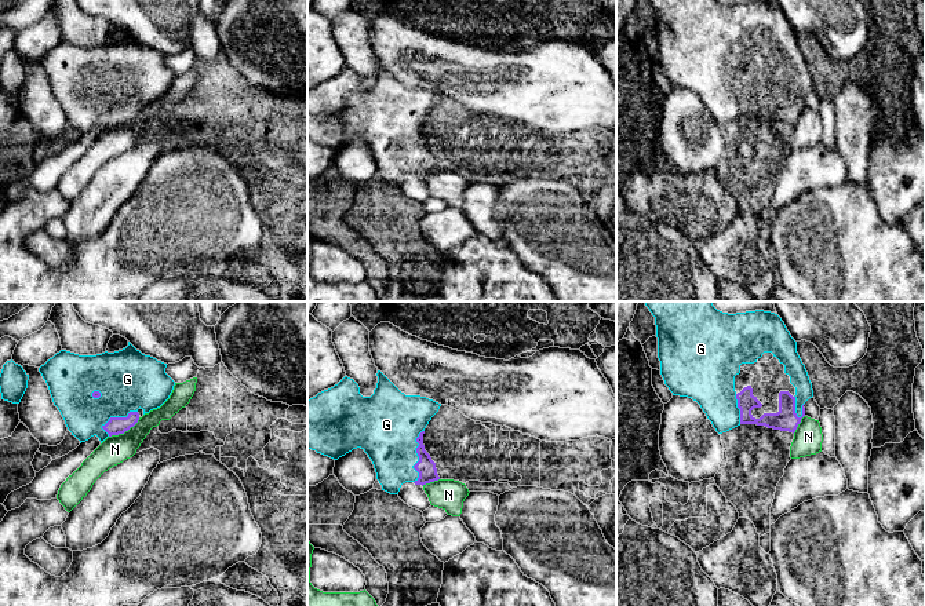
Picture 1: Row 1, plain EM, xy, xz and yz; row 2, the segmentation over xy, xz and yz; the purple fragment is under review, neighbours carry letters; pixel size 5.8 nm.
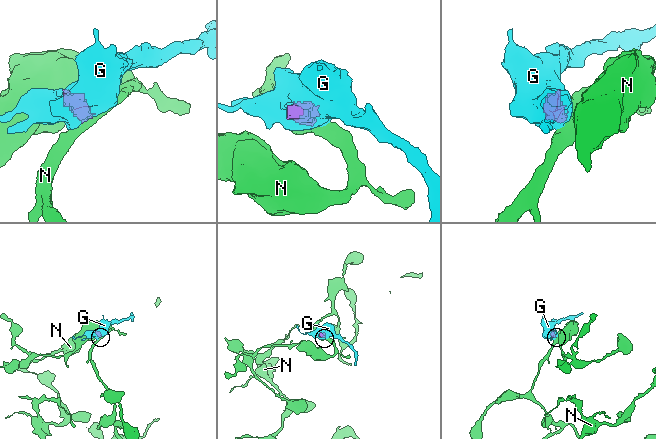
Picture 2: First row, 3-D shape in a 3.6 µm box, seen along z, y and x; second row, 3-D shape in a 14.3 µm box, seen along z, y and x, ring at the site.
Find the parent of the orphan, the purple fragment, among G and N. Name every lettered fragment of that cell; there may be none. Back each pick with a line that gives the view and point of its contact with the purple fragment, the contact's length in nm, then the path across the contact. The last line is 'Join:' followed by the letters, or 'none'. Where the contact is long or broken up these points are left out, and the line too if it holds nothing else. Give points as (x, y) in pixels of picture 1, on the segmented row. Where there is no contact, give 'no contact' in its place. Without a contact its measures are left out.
G: xz (418, 455) | 320 nm
Join: G

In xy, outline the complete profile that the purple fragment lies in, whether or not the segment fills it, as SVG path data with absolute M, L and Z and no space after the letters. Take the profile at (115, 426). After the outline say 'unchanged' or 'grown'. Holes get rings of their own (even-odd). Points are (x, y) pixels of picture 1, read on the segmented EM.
M130 342L123 350L96 355L79 355L61 350L39 368L52 402L68 430L80 443L96 435L101 443L112 435L124 434L145 413L160 408L171 395L175 382L165 373L167 364L142 354Z; grown

